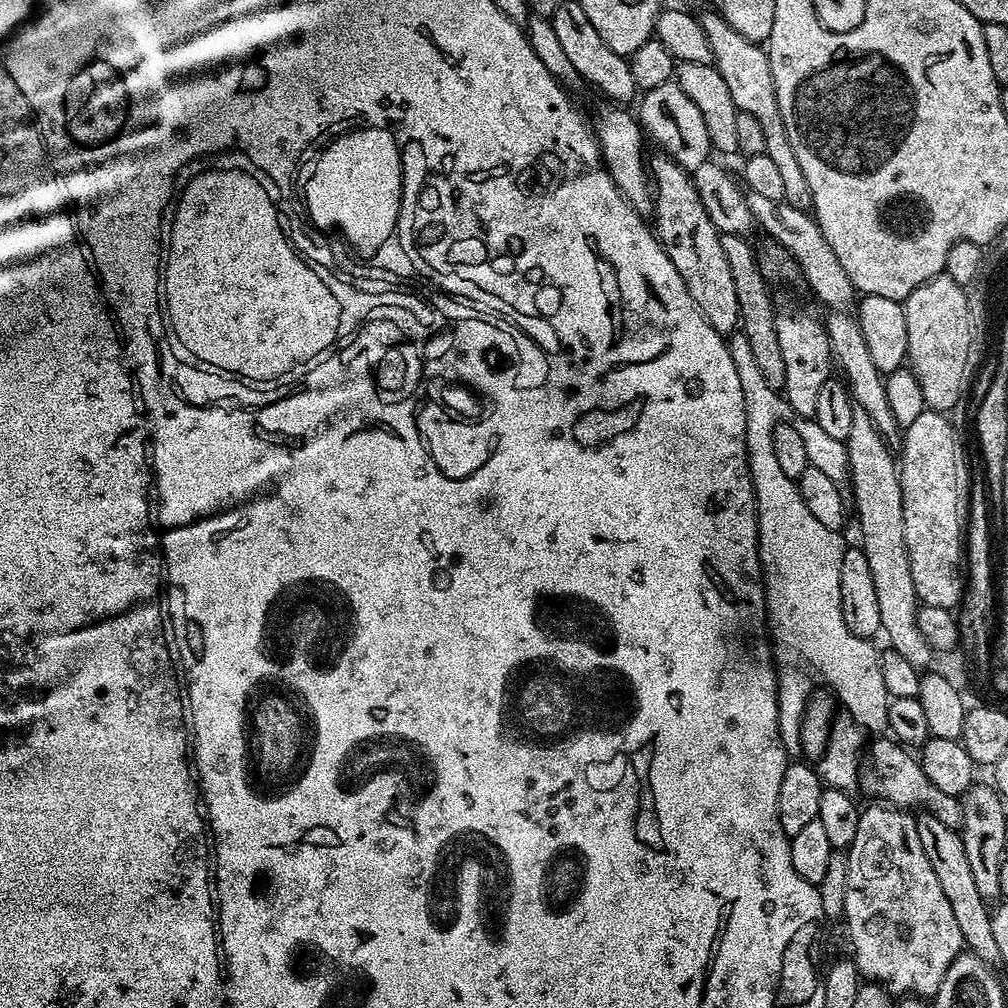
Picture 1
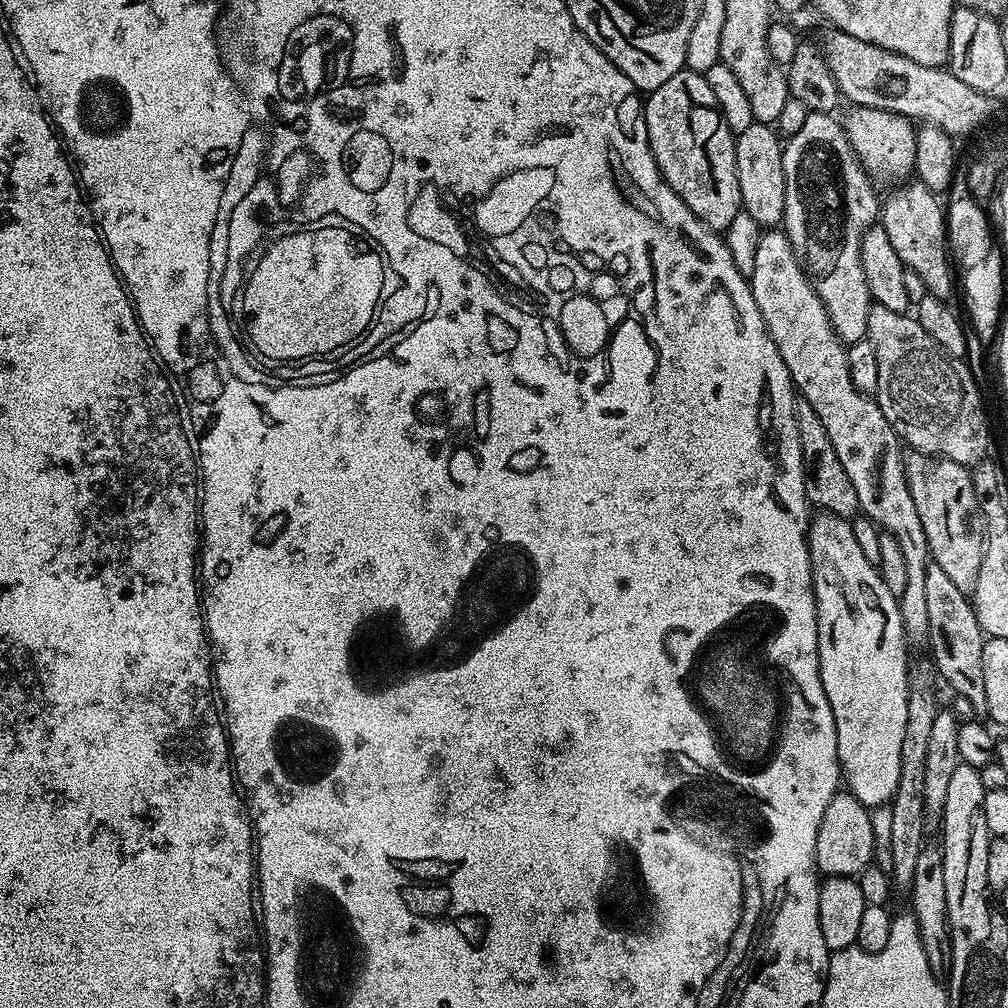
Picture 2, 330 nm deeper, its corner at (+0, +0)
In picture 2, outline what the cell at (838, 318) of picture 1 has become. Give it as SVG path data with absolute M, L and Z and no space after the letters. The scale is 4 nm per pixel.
M913 451L905 455L904 470L910 498L914 498L918 518L922 518L922 530L926 530L930 560L942 566L956 586L963 590L975 588L984 557L986 533L982 523L982 504L974 490L971 471L953 460Z

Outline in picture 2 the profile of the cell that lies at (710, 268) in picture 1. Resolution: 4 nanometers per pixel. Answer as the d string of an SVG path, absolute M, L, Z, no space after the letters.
M682 70L674 78L666 78L662 86L647 93L644 121L650 150L662 178L694 210L708 228L721 234L741 212L736 136L726 118L720 115L718 98L710 90L710 82L698 72Z

